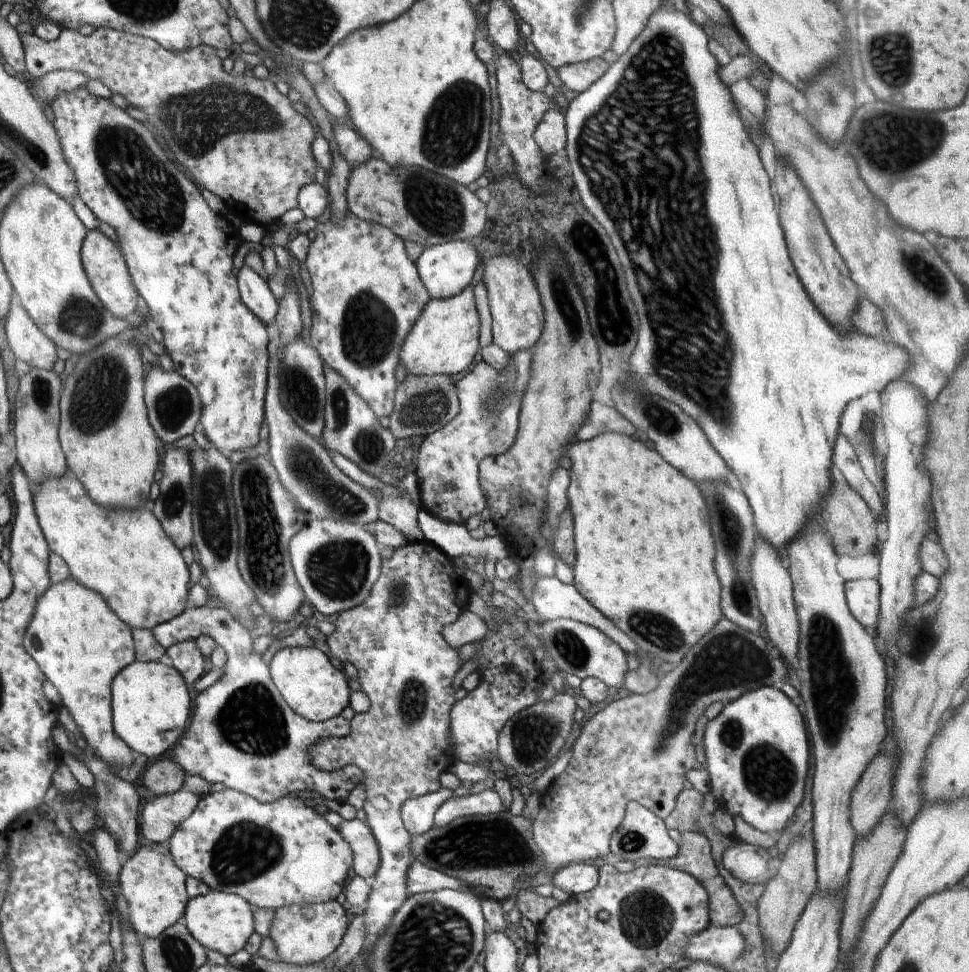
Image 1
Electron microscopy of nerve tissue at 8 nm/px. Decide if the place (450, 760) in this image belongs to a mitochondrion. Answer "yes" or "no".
no

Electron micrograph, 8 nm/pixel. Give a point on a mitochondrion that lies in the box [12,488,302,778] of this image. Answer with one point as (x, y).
(251, 720)

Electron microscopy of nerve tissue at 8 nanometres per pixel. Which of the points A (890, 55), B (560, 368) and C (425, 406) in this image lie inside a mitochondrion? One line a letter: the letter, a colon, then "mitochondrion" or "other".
A: mitochondrion
B: other
C: mitochondrion

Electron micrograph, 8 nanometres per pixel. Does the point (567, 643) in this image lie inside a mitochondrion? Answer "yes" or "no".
yes

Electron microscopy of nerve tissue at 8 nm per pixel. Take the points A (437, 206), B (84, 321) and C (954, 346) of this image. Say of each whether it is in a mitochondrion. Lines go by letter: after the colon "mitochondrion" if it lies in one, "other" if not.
A: mitochondrion
B: mitochondrion
C: other

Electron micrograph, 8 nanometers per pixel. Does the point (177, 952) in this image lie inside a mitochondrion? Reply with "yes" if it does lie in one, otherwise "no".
yes

